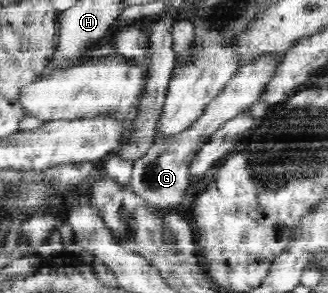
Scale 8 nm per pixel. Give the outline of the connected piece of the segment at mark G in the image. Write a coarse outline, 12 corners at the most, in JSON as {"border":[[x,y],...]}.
{"border":[[278,51],[244,63],[177,136],[154,138],[128,186],[160,211],[181,206],[200,147],[256,103]]}

